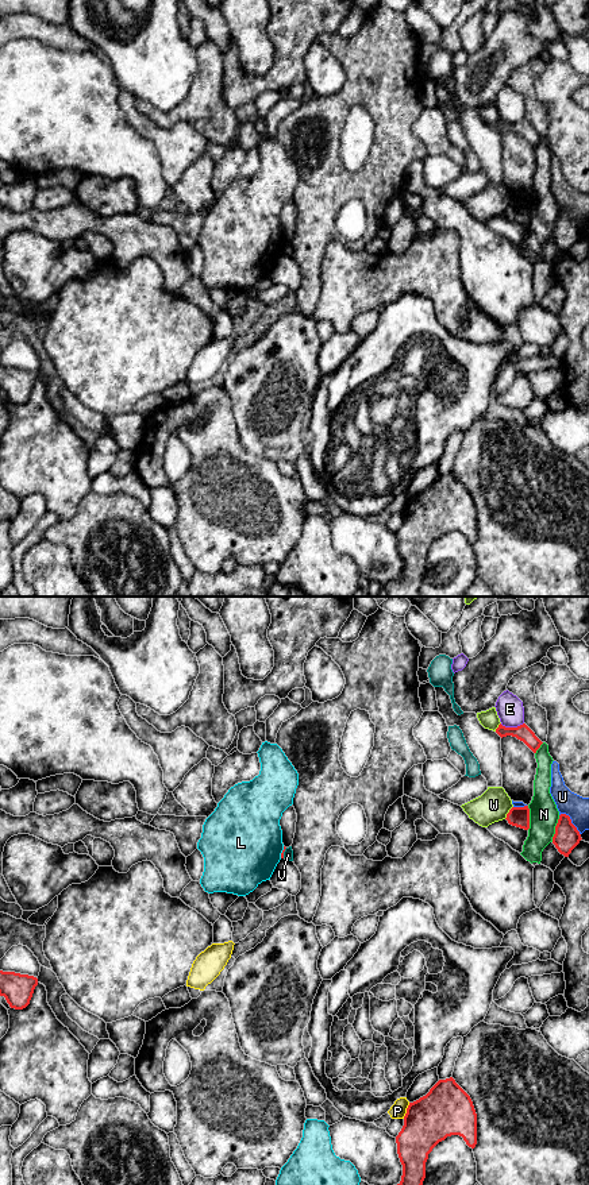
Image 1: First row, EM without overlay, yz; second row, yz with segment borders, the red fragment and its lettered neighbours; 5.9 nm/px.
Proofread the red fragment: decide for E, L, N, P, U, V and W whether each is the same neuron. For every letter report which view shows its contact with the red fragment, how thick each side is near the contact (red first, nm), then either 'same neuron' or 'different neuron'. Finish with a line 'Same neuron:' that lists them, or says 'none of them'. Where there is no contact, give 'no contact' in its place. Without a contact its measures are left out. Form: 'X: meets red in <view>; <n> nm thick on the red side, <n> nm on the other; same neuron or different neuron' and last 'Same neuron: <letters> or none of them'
E: meets red in yz; 90 nm thick on the red side, 160 nm on the other; different neuron
L: meets red in yz; 20 nm thick on the red side, 480 nm on the other; different neuron
N: meets red in yz; 150 nm thick on the red side, 180 nm on the other; different neuron
P: meets red in yz; 300 nm thick on the red side, 100 nm on the other; different neuron
U: meets red in yz; 150 nm thick on the red side, 140 nm on the other; different neuron
V: meets red in yz; 20 nm thick on the red side, 60 nm on the other; different neuron
W: meets red in yz; 120 nm thick on the red side, 190 nm on the other; different neuron
Same neuron: none of them

